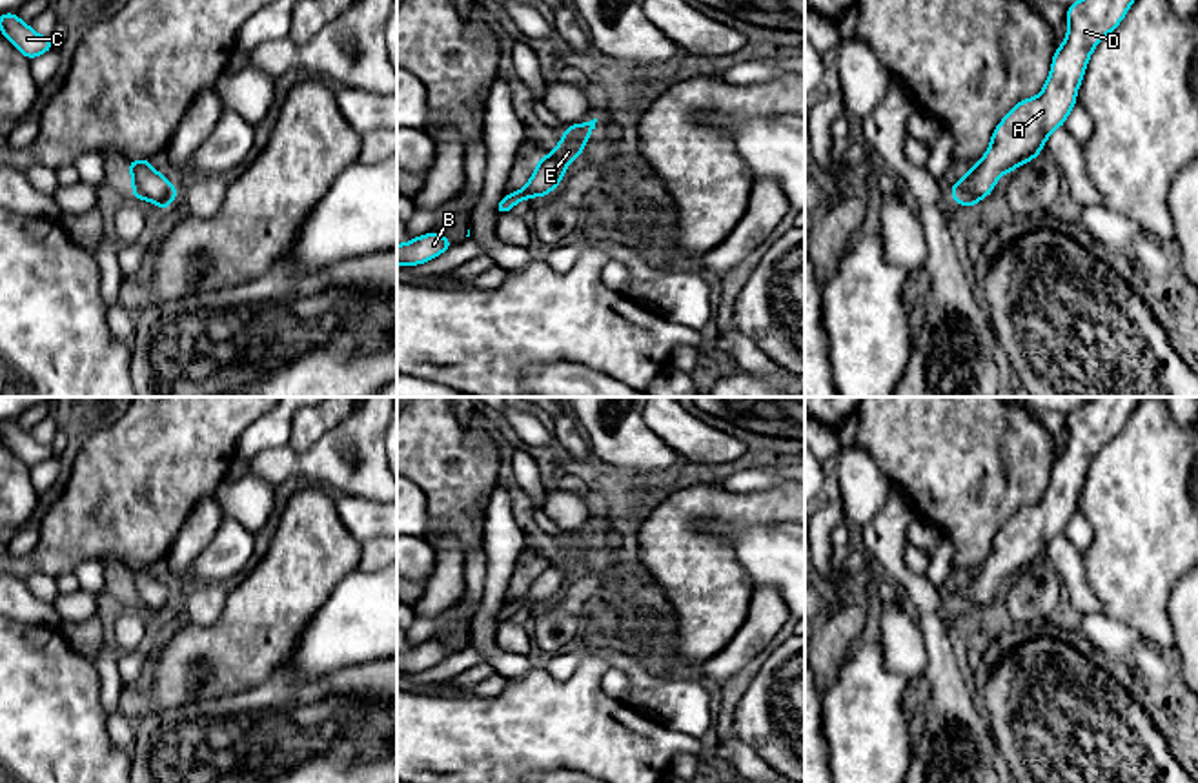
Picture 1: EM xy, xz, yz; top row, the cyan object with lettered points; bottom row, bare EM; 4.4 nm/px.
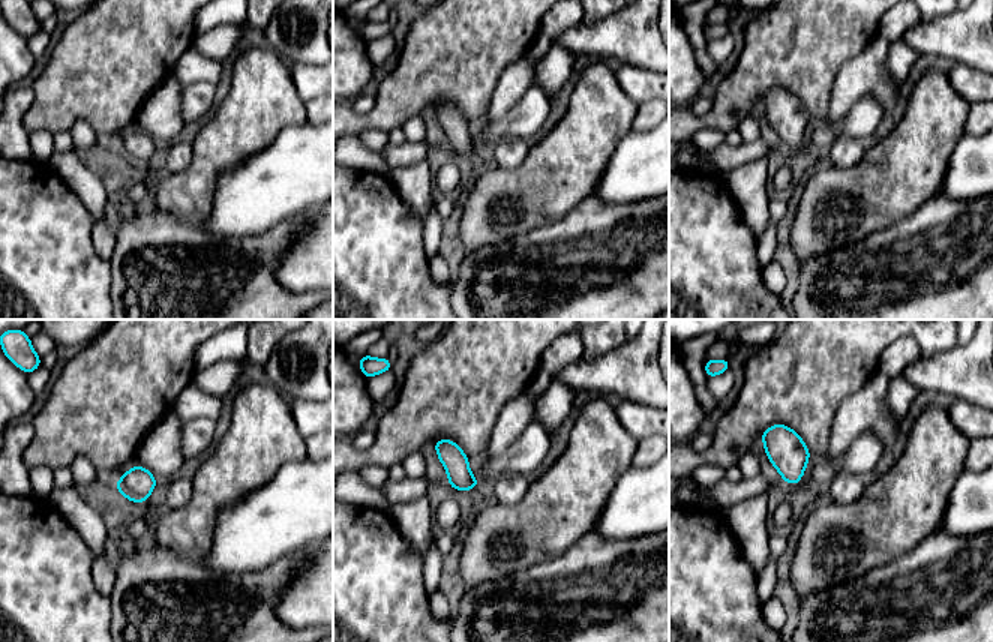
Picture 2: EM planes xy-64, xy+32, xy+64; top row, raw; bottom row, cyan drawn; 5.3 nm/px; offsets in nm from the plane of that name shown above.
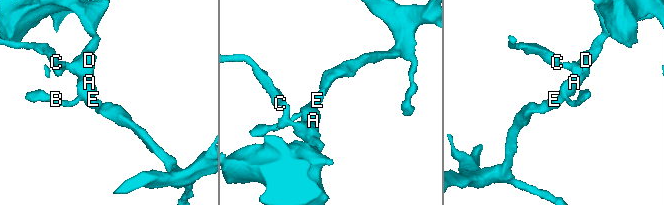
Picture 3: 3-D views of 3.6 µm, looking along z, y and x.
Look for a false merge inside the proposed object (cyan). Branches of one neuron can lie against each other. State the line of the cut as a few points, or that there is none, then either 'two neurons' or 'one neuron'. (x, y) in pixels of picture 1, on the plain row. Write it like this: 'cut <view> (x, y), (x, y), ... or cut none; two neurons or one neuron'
cut none; one neuron

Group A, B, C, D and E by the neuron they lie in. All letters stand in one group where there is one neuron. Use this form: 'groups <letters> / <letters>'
groups A B C D E

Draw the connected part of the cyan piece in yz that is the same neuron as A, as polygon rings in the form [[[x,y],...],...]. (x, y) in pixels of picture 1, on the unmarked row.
[[[1094,397],[1067,415],[1067,446],[1056,455],[1041,501],[1016,512],[996,534],[987,561],[949,599],[972,615],[990,603],[1003,581],[1034,568],[1047,544],[1065,532],[1076,514],[1087,470],[1098,450],[1116,437],[1142,397]]]

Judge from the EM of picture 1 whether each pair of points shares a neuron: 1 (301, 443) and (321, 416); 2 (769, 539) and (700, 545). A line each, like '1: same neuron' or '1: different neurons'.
1: same neuron
2: different neurons

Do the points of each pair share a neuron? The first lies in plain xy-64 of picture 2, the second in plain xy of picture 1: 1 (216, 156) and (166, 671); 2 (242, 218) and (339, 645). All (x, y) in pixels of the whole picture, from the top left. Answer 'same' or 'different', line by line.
1: same
2: same

